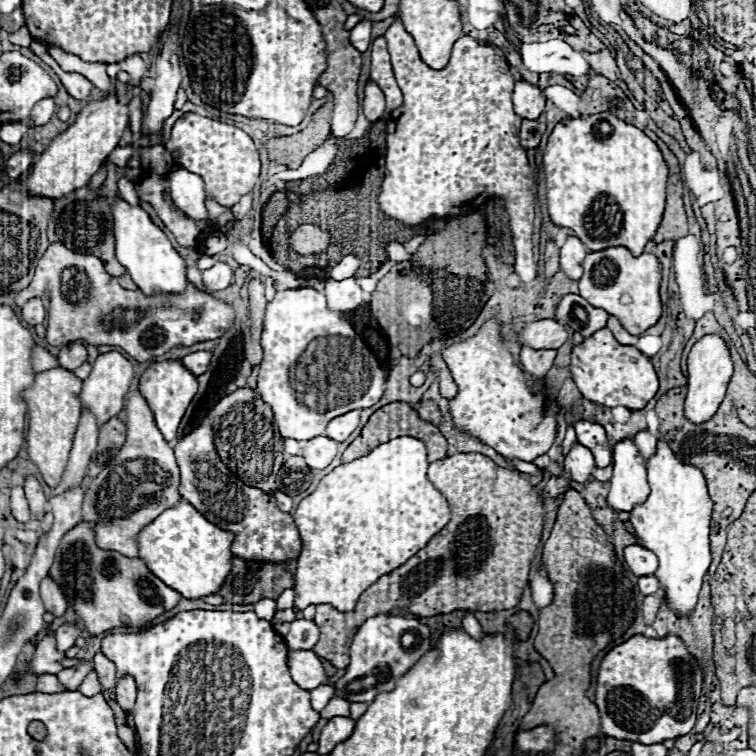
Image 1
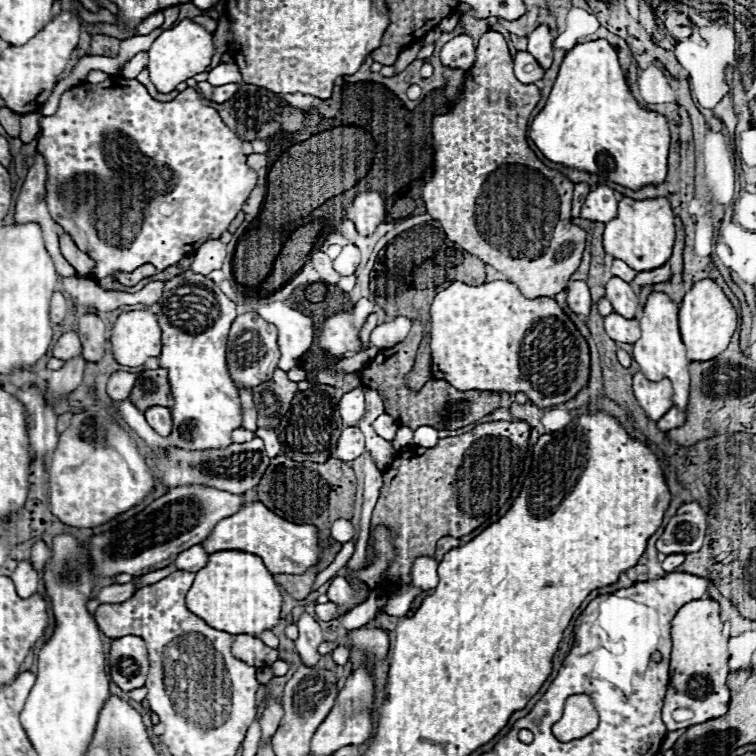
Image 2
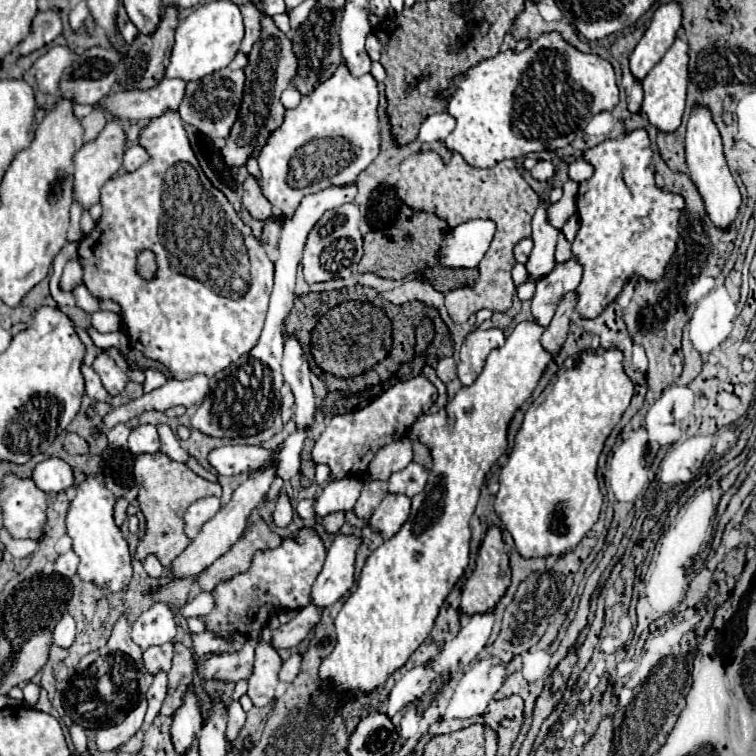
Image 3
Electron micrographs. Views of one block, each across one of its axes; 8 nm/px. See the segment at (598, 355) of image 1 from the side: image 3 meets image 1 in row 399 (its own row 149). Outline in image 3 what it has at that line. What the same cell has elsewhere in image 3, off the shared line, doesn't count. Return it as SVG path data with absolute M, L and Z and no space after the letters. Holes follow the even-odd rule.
M644 128L632 130L622 138L604 140L588 148L582 160L594 168L594 174L578 184L576 196L580 230L572 242L572 254L578 256L578 262L584 266L584 276L578 286L576 310L580 316L594 318L618 296L630 276L640 276L646 280L658 280L658 276L662 276L678 242L678 218L684 208L684 200L654 184L650 136Z

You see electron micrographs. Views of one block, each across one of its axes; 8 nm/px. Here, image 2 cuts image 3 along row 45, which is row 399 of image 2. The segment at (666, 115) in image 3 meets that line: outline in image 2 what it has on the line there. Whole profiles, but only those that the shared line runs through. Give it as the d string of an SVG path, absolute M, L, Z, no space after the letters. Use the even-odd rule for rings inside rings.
M650 292L644 312L640 318L640 330L642 336L634 344L634 360L640 364L640 372L646 374L648 380L662 380L670 378L674 386L674 406L686 410L688 404L690 375L688 366L690 360L686 358L686 346L682 344L680 332L678 332L678 304L672 302L664 292Z

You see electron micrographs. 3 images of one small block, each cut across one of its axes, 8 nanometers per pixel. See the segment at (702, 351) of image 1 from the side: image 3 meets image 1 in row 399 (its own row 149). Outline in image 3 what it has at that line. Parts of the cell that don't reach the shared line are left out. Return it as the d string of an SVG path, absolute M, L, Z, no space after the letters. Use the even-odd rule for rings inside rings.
M694 106L692 114L690 114L688 132L686 132L686 164L688 164L688 174L690 174L692 182L696 184L698 192L704 198L710 220L714 220L714 224L718 228L728 228L732 224L732 220L736 218L742 198L740 198L740 190L728 170L720 132L712 120L710 108L706 108L706 106Z

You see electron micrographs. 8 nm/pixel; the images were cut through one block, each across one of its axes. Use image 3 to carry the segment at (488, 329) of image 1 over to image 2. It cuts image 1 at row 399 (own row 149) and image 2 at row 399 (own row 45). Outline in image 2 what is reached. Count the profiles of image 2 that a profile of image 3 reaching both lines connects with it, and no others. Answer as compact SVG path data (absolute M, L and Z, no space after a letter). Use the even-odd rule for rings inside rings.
M494 280L480 286L454 282L438 292L432 308L432 378L446 380L454 388L466 390L492 390L492 392L526 392L530 402L538 408L552 408L572 400L590 376L590 352L586 340L580 336L570 318L562 312L554 298L526 298L516 284L508 280Z

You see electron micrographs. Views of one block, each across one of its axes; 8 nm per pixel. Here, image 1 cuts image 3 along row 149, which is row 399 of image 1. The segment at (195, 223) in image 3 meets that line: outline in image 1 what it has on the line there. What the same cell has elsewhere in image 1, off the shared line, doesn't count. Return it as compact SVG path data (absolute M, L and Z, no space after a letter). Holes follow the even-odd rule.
M166 360L166 362L158 362L158 364L148 366L148 370L140 378L140 392L156 418L158 430L170 442L176 438L178 424L180 424L190 400L198 392L198 382L196 382L196 376L180 364L180 360Z

